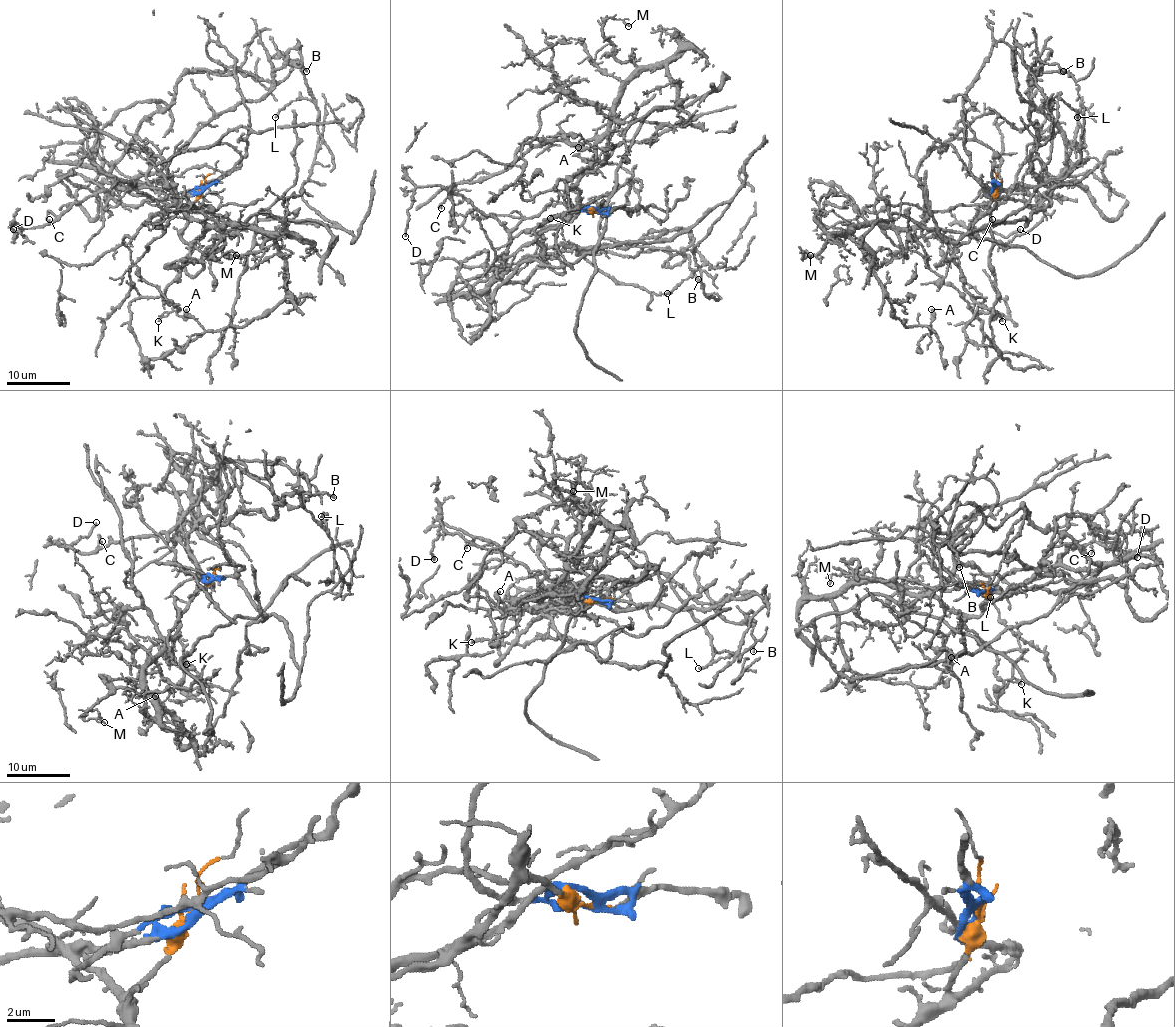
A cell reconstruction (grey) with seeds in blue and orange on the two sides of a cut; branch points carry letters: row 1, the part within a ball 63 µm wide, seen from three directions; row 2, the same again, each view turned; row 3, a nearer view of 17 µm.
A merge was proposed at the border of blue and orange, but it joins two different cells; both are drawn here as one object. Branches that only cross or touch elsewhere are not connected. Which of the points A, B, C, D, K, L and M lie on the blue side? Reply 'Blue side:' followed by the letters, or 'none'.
Blue side: B, C, D, L

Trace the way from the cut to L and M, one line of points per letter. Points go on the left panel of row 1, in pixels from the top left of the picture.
L: (203, 186), (246, 152), (249, 119), (235, 59), (206, 44), (270, 81), (297, 67), (311, 98), (275, 117)
M: (203, 186), (181, 235), (192, 243), (206, 228), (241, 224), (211, 252), (216, 258), (230, 251), (237, 255)

